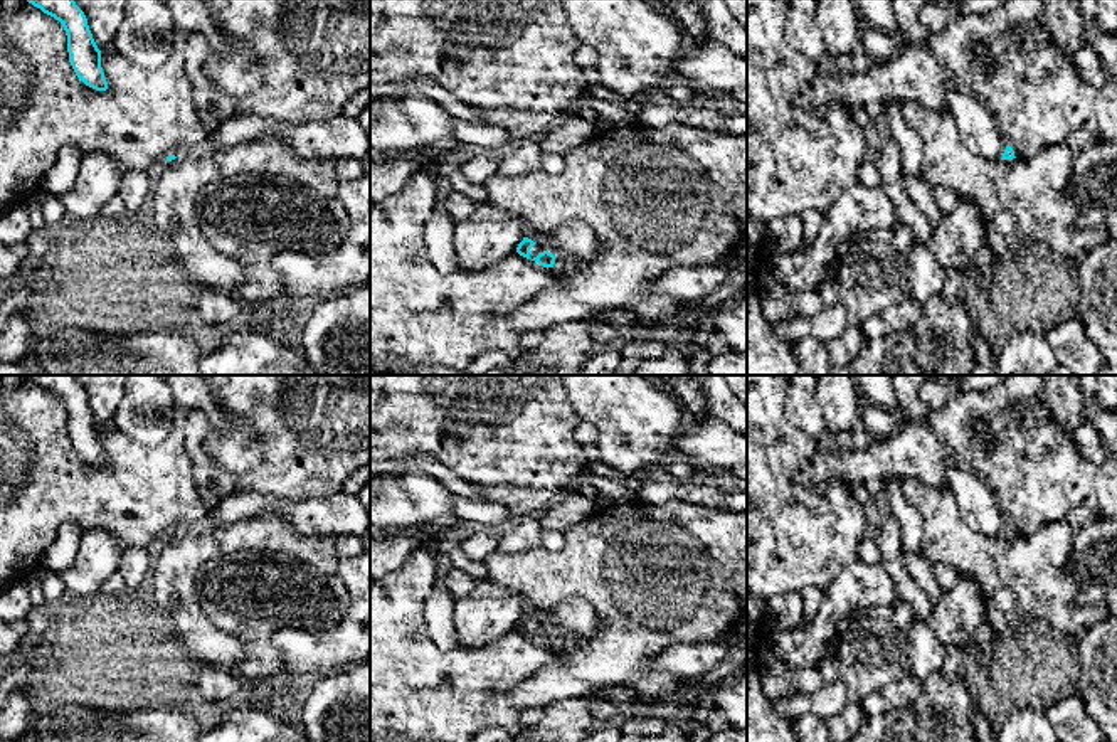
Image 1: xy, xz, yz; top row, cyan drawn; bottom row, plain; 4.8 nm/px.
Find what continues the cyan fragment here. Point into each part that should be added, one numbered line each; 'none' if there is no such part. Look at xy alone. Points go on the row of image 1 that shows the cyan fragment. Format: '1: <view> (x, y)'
none

